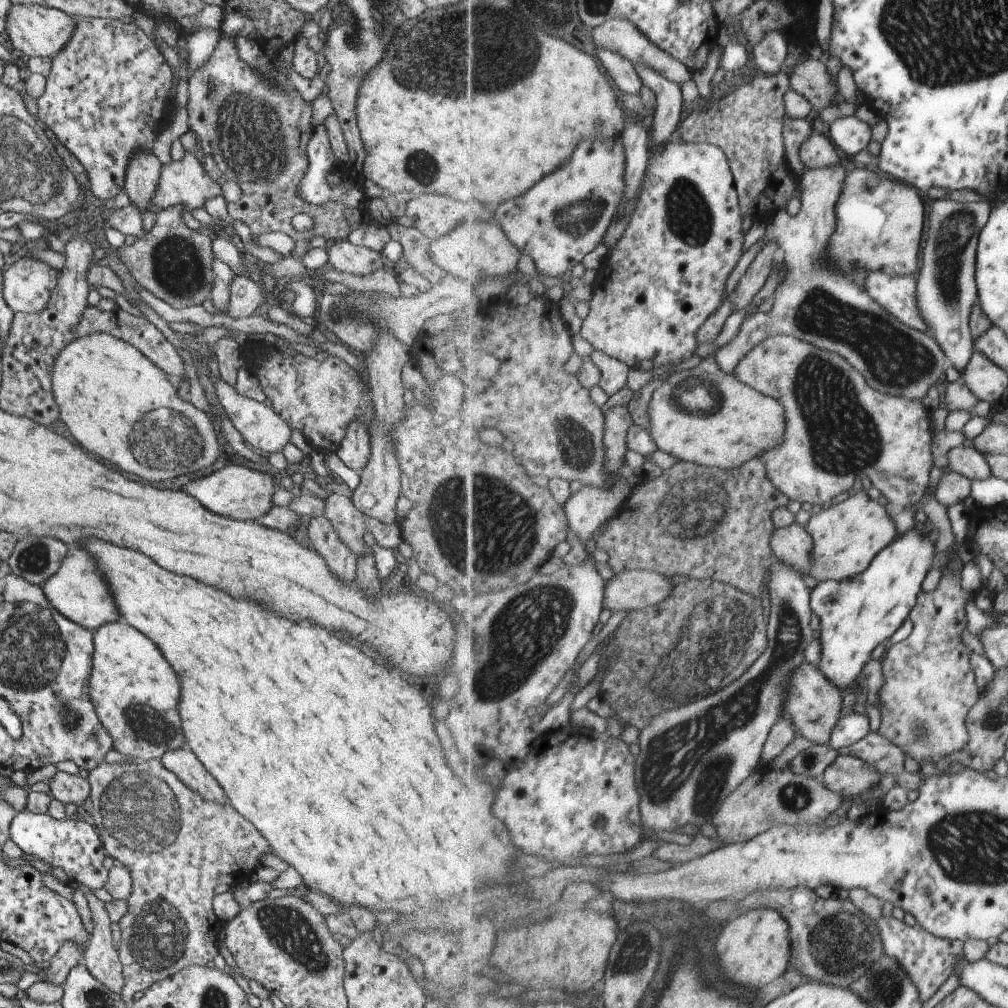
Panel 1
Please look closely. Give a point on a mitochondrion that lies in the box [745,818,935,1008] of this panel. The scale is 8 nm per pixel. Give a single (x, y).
(842, 942)

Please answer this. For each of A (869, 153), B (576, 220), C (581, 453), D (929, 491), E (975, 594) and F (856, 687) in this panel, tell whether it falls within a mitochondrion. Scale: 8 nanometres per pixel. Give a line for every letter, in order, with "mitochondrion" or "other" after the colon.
A: other
B: mitochondrion
C: mitochondrion
D: other
E: other
F: other

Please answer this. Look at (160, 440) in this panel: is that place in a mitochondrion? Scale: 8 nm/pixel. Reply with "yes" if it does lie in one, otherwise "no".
yes

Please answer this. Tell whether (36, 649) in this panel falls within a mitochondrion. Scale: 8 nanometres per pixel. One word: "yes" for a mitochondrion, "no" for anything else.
yes

